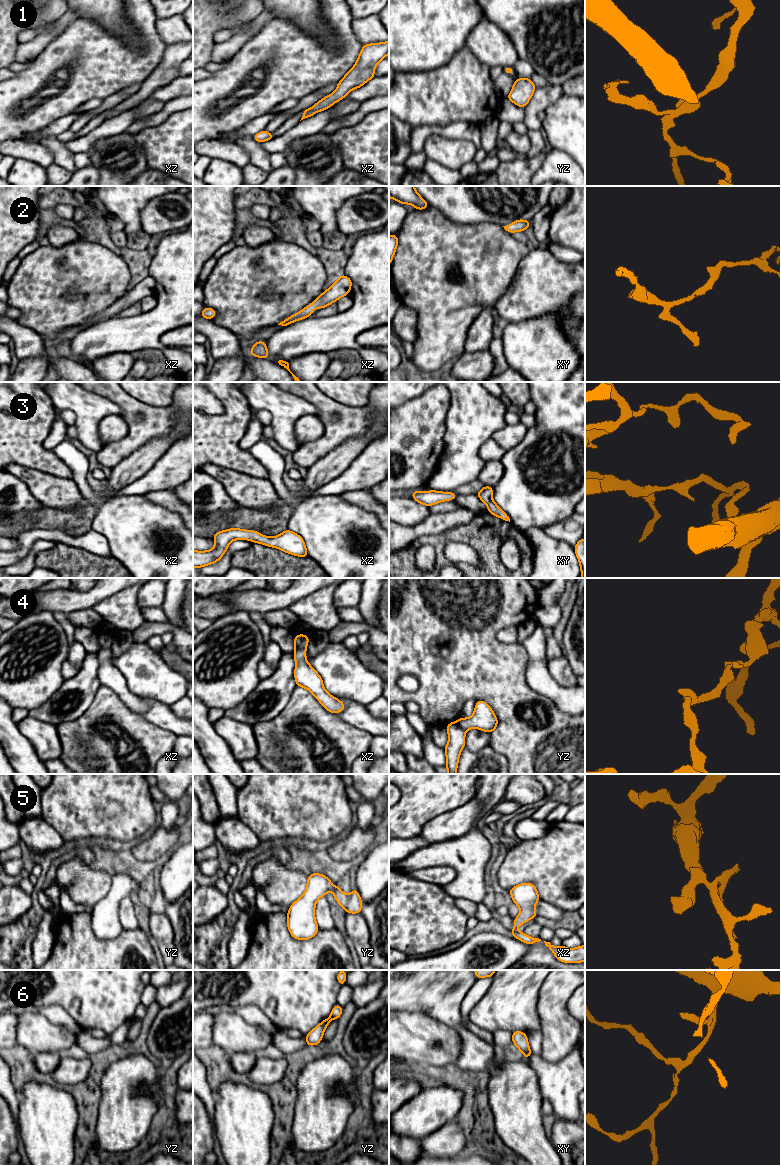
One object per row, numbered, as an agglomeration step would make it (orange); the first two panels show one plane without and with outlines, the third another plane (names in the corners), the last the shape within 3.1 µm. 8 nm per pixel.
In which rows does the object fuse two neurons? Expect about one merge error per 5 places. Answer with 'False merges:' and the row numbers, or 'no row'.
False merges: 4

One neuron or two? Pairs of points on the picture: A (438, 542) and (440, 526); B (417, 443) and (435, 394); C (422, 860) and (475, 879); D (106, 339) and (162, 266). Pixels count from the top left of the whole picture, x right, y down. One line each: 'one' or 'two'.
A: two
B: one
C: one
D: one

